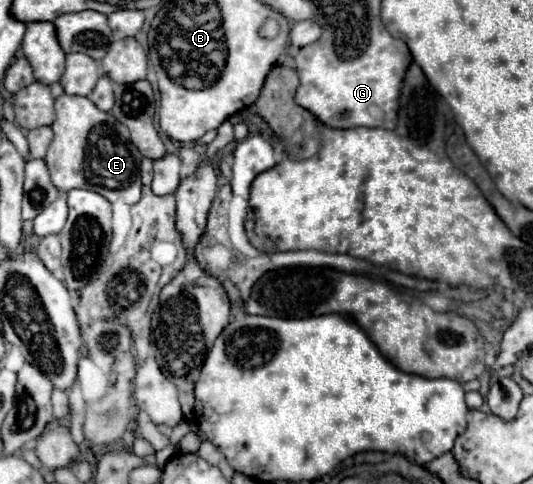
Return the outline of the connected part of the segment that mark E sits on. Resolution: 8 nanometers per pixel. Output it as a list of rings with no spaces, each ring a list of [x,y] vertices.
[[[62,95],[56,99],[54,141],[44,157],[50,179],[60,193],[70,189],[92,189],[108,201],[122,199],[128,205],[140,201],[140,151],[132,145],[130,133],[114,115],[102,113],[90,99]]]

